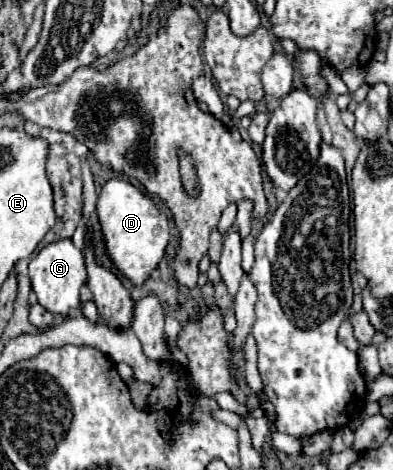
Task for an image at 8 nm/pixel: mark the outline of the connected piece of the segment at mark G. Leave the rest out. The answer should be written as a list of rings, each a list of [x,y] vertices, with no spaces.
[[[71,239],[55,241],[47,247],[43,247],[35,259],[29,263],[29,277],[33,291],[37,295],[37,301],[53,315],[67,317],[69,313],[75,313],[81,307],[79,291],[87,283],[87,271],[85,271],[85,259],[83,253],[75,247]]]

